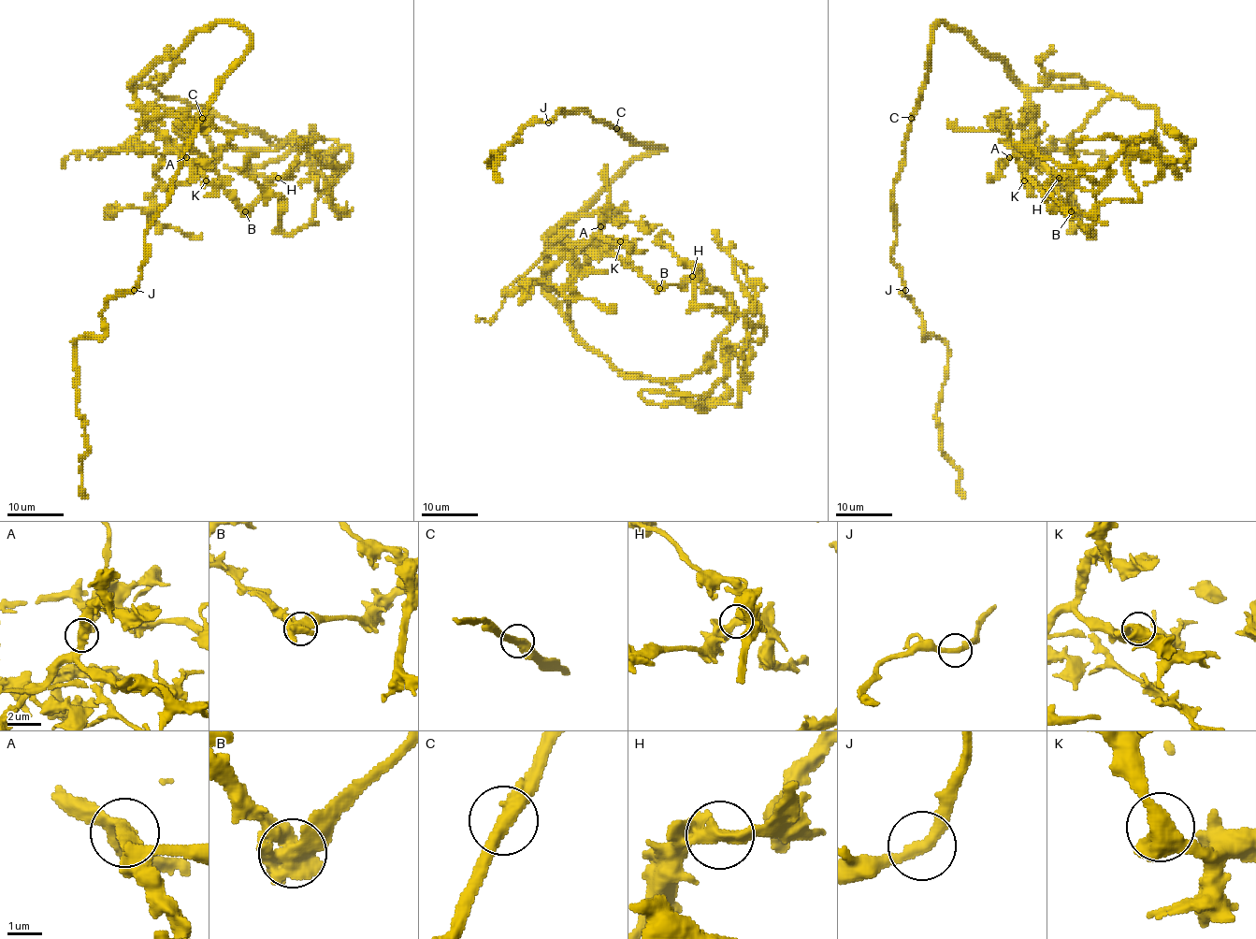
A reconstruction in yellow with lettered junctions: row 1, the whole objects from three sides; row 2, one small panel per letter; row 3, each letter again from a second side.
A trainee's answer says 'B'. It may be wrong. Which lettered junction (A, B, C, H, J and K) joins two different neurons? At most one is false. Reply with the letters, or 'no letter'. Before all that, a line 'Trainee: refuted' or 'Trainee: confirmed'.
Trainee: confirmed
B

